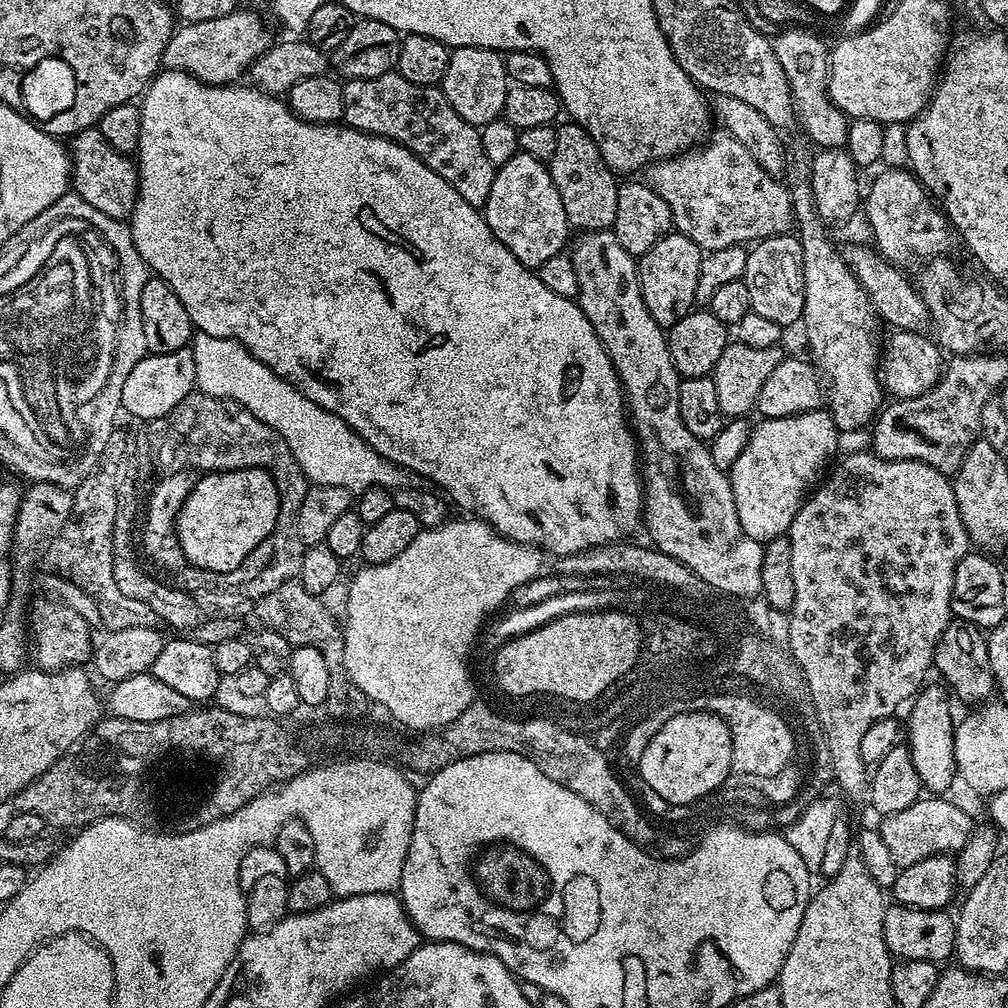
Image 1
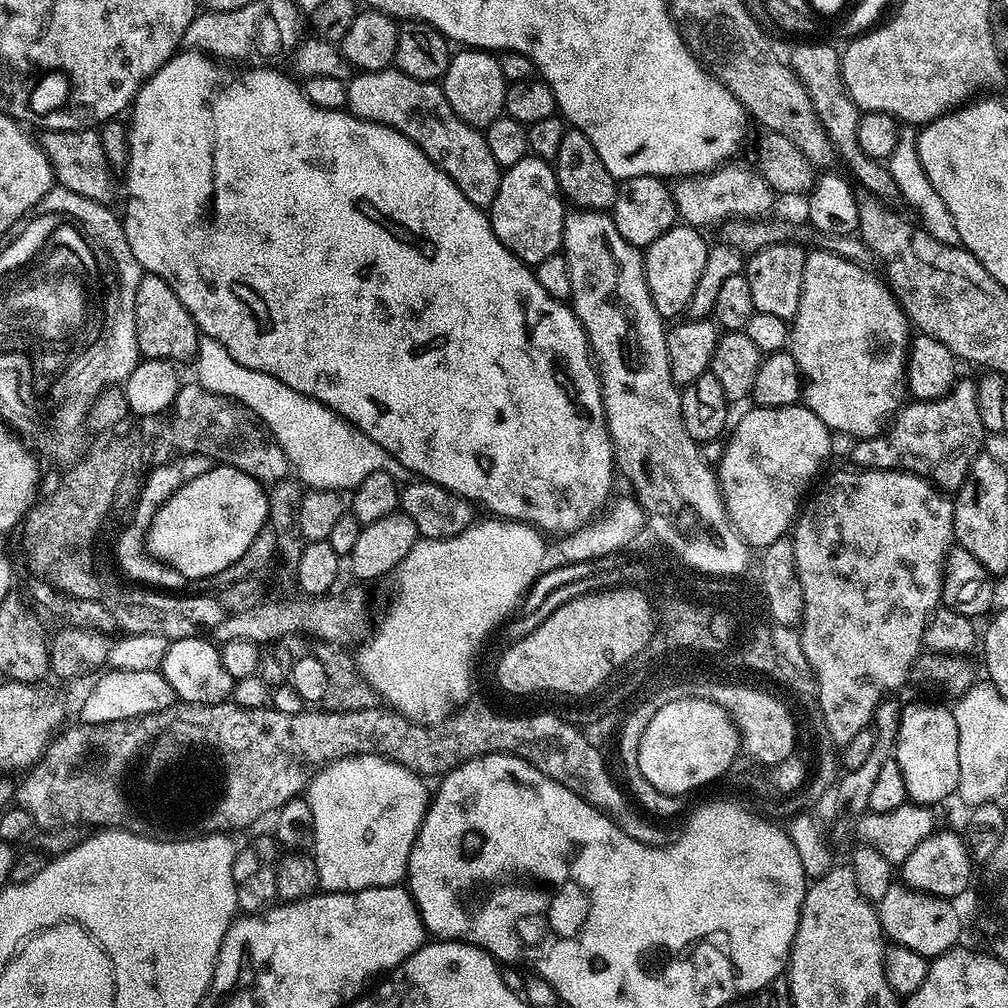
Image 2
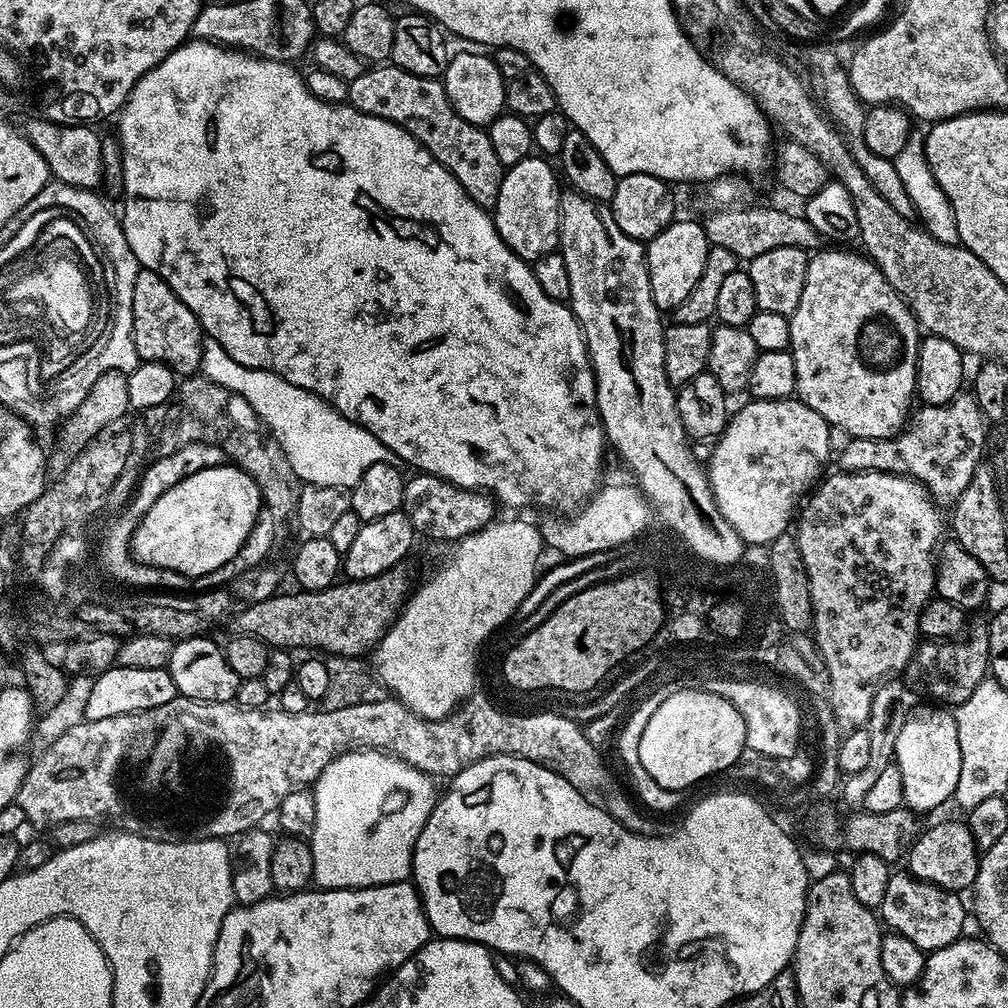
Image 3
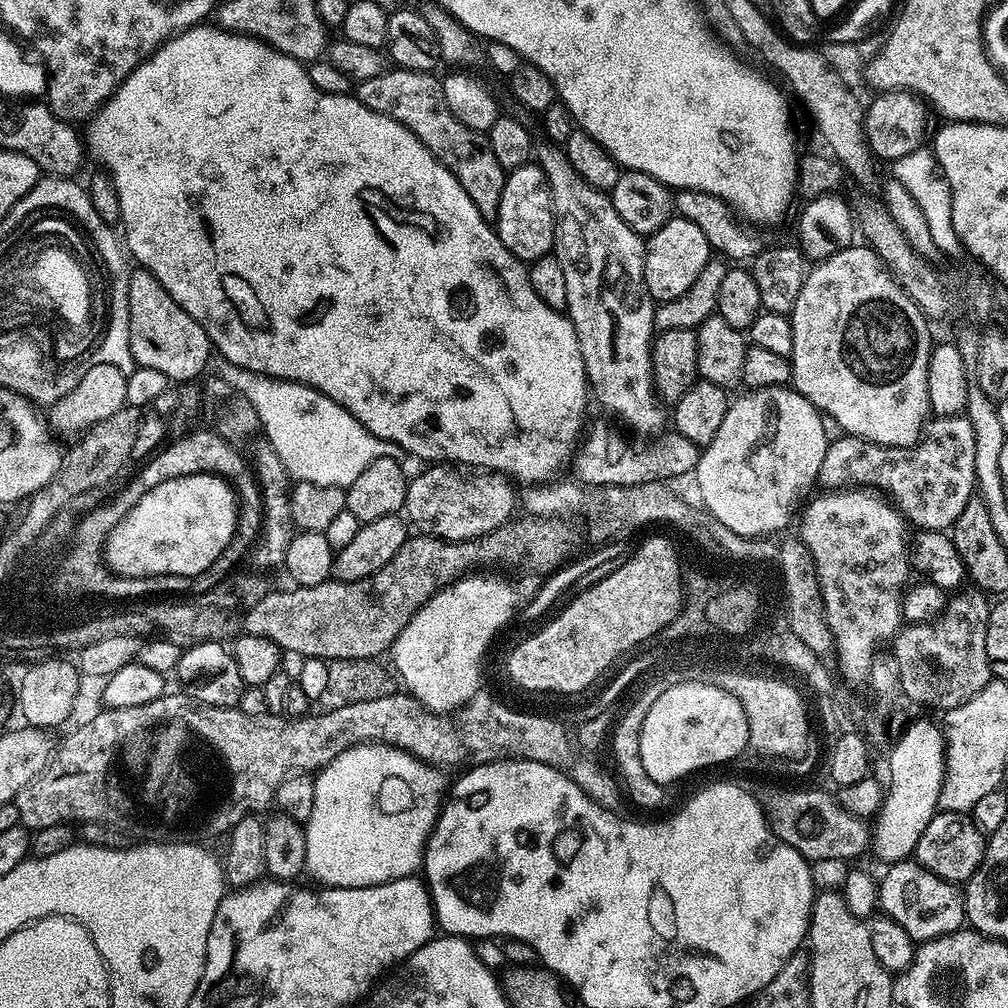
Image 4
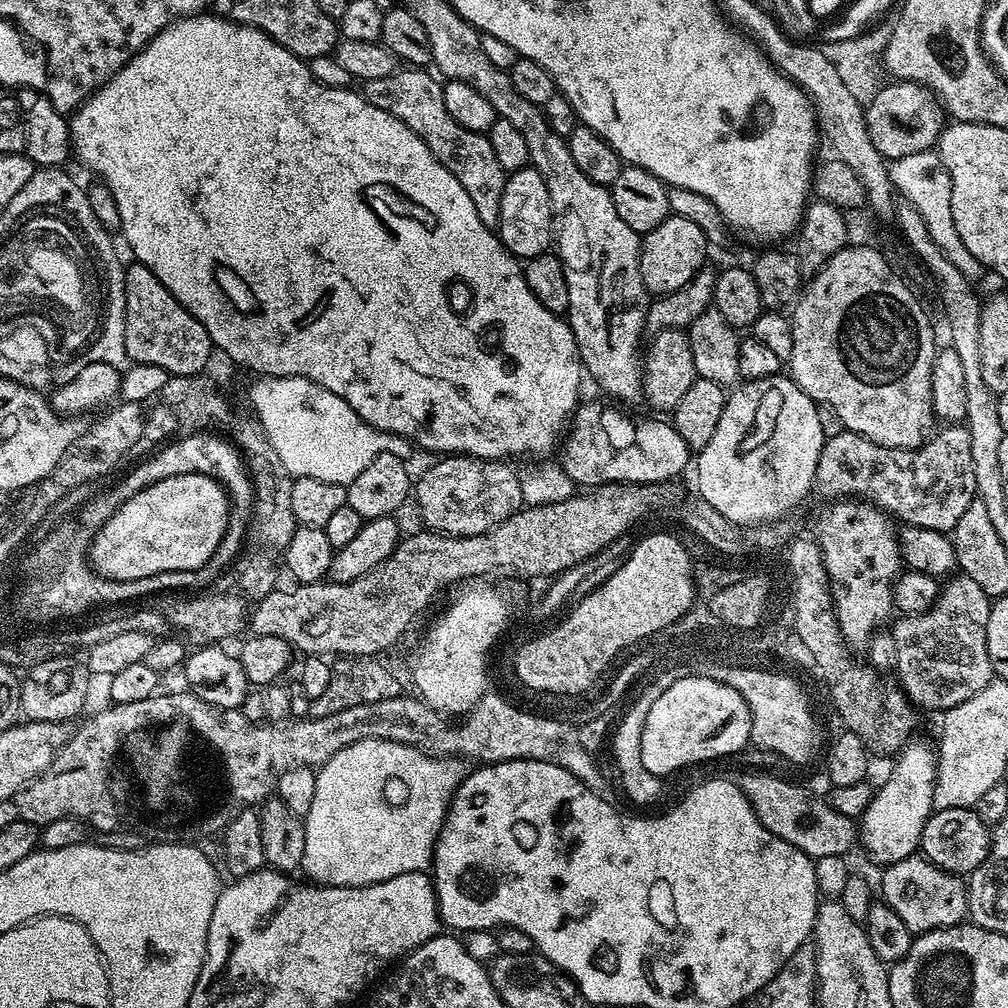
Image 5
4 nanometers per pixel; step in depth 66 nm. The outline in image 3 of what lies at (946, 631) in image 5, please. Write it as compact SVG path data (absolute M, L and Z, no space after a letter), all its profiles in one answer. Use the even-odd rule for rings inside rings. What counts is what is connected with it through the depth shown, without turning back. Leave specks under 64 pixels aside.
M980 624L972 634L963 640L927 641L921 643L913 653L912 660L903 673L905 687L915 695L926 696L928 700L955 706L970 698L970 694L989 673L989 640L987 627Z

